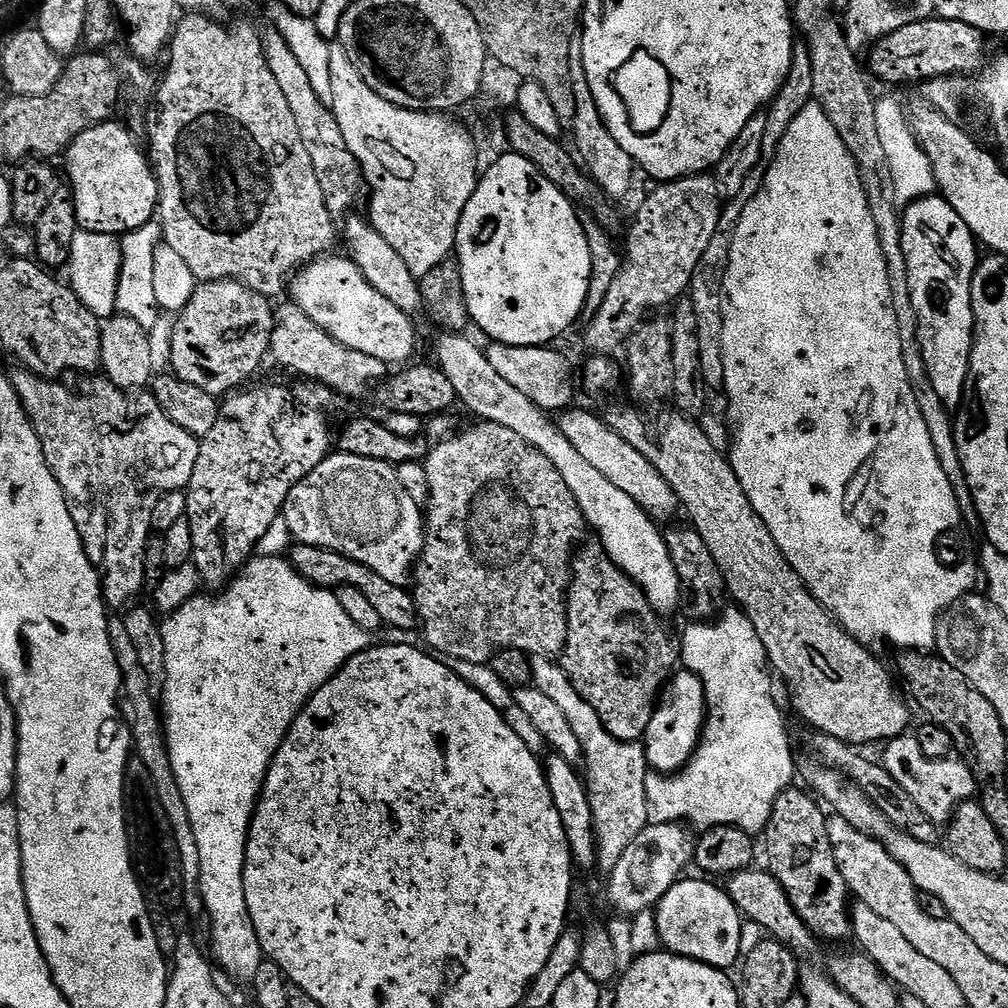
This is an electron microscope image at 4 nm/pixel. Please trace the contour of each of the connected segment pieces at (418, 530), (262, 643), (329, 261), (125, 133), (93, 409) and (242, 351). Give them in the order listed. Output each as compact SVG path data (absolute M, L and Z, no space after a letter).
M330 454L327 456L314 471L306 474L306 478L302 478L302 482L298 482L292 487L282 509L282 518L286 521L288 528L292 532L293 541L309 544L315 548L334 550L354 562L362 562L362 566L370 566L370 570L374 570L374 574L382 574L382 578L386 578L386 582L394 582L401 586L409 583L410 573L413 571L416 561L421 559L424 550L426 516L422 511L421 505L402 486L402 482L398 478L396 468L393 465L371 460L370 458L358 458L357 456L346 456L343 454Z
M256 556L249 559L248 563L232 577L230 583L217 596L204 596L205 594L197 594L192 599L187 600L178 610L167 613L166 619L161 623L162 642L166 642L166 674L164 675L164 687L162 689L162 723L164 726L164 739L168 742L168 753L170 754L170 766L174 766L174 778L178 778L178 790L182 790L182 799L186 801L186 811L190 814L190 826L194 826L194 838L198 841L198 854L200 855L200 897L204 899L204 912L208 920L212 923L212 952L215 963L220 964L232 976L237 976L238 979L244 982L251 981L258 970L258 966L266 957L264 951L260 948L258 942L258 934L254 934L254 922L250 922L250 910L246 910L246 890L244 889L244 855L246 854L246 842L248 841L248 831L252 825L252 815L256 812L256 803L260 801L260 791L264 789L264 779L268 773L268 767L272 765L272 759L276 756L276 751L282 746L282 742L286 738L286 734L292 729L292 724L296 720L296 715L300 713L308 704L308 700L318 691L333 674L340 671L344 664L350 658L354 658L360 652L364 652L373 643L373 633L367 632L354 622L350 622L350 614L346 614L346 610L342 610L342 605L339 604L335 591L331 588L319 588L317 584L307 580L302 573L298 572L294 565L285 559L284 556Z
M325 254L311 264L303 265L291 277L291 303L297 304L311 320L318 322L330 338L350 350L358 350L358 354L370 354L370 358L378 358L386 366L400 366L411 361L412 351L416 348L413 317L398 310L390 298L382 298L347 255L336 255Z
M117 122L95 124L87 128L74 142L63 157L64 168L68 171L67 187L72 190L72 201L76 207L77 225L85 232L110 234L119 237L121 234L136 231L154 220L160 203L160 184L145 149L136 145L137 137L127 127Z
M27 370L16 371L20 372L11 373L12 385L38 434L42 454L58 486L62 486L70 518L74 518L74 526L78 526L86 554L100 573L105 605L109 609L127 609L135 601L132 599L146 588L144 551L152 532L154 505L162 494L187 489L194 474L194 462L198 462L200 440L170 419L150 394L133 394L116 388L107 378L85 379L88 381L75 392L59 379L35 376Z
M206 280L197 283L190 302L186 302L184 309L175 317L176 325L170 333L173 342L171 371L182 378L182 382L190 382L190 386L198 386L198 390L206 390L206 394L217 398L247 385L251 381L248 379L259 370L260 363L264 356L266 360L272 347L276 318L273 305L268 304L271 304L269 297L247 288L241 280Z

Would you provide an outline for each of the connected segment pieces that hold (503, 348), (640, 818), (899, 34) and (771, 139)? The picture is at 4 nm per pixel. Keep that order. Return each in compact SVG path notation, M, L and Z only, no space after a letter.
M509 344L487 345L488 361L510 386L514 386L521 394L526 394L534 406L549 414L560 414L573 403L578 392L578 380L572 377L573 361L568 360L565 353L551 346L535 348L534 346L510 346Z
M532 656L532 684L565 712L570 726L574 726L574 734L578 734L578 742L582 742L584 760L588 764L586 783L590 810L594 810L596 827L596 863L601 873L610 873L618 866L622 854L626 854L630 842L634 842L650 823L646 798L646 778L650 775L648 755L644 753L643 743L619 740L606 728L598 710L578 694L572 680L555 659Z
M943 18L915 20L873 44L866 53L866 68L875 79L877 76L884 84L908 84L911 80L931 82L953 77L954 72L976 74L989 59L988 44L984 40L987 40L985 33L974 26L966 26L966 22Z
M796 40L792 43L791 68L786 82L780 87L778 94L770 103L765 116L766 129L762 136L762 151L758 162L750 170L738 194L732 196L720 209L718 230L714 230L714 238L710 238L710 246L698 258L698 266L694 266L694 278L690 282L686 293L687 299L692 301L694 314L698 314L698 347L702 354L702 374L708 380L709 389L720 390L724 387L724 363L722 362L722 334L724 333L724 275L730 262L730 246L734 242L734 230L738 230L738 218L746 206L753 200L754 194L761 189L769 166L777 153L777 148L786 136L786 131L794 118L798 116L806 105L813 101L813 66L807 41Z

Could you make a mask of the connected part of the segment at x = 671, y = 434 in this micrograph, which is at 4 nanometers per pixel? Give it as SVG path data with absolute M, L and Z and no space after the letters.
M616 404L608 413L603 413L603 420L606 421L618 434L622 434L622 438L626 438L626 442L630 442L636 450L642 453L649 462L654 466L654 470L658 470L666 482L670 482L670 486L674 490L676 497L680 499L680 507L690 519L691 527L696 529L696 533L702 538L702 542L706 542L706 546L710 546L710 554L714 554L714 562L718 562L718 566L722 570L722 578L728 587L728 595L741 609L748 613L750 622L754 622L754 630L758 630L758 638L762 638L762 646L768 655L768 663L774 669L775 675L788 683L788 688L792 691L792 696L796 699L796 708L800 711L800 716L811 727L819 732L825 732L832 735L836 739L851 746L860 746L858 744L876 744L887 742L895 738L895 736L905 735L909 731L908 728L908 704L904 701L905 693L896 689L896 684L892 681L890 673L884 669L884 664L875 656L875 651L869 650L860 641L852 637L849 632L839 622L832 613L827 612L816 599L812 597L812 591L805 586L802 578L794 570L794 566L790 566L790 562L786 558L786 554L782 554L782 550L778 546L778 542L774 542L774 534L766 526L766 522L762 522L762 518L754 510L754 506L750 506L750 498L746 498L746 490L742 490L742 482L738 482L738 474L734 474L731 459L727 455L724 456L716 449L716 444L699 428L697 421L691 416L685 416L679 410L671 410L672 412L660 412L651 420L644 411L639 407L623 408L622 405Z

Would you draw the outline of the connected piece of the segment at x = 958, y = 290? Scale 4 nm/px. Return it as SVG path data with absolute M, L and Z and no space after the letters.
M939 194L913 200L903 209L902 250L906 254L906 270L914 310L918 314L918 330L922 358L926 358L926 374L949 410L959 409L964 400L966 378L970 370L972 342L976 319L972 309L972 279L976 273L978 241L970 226L958 216Z

